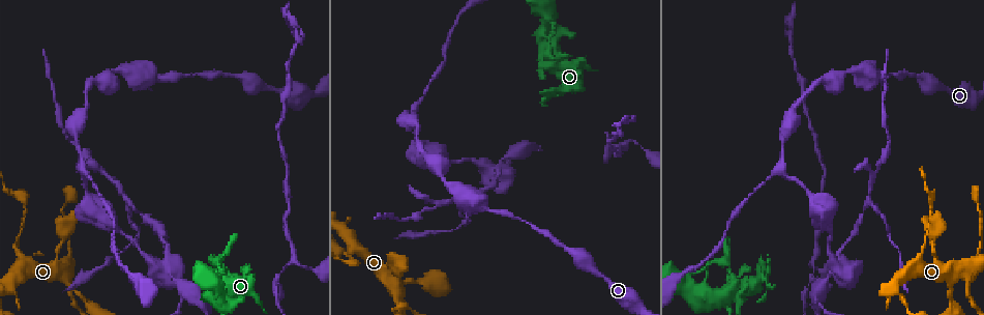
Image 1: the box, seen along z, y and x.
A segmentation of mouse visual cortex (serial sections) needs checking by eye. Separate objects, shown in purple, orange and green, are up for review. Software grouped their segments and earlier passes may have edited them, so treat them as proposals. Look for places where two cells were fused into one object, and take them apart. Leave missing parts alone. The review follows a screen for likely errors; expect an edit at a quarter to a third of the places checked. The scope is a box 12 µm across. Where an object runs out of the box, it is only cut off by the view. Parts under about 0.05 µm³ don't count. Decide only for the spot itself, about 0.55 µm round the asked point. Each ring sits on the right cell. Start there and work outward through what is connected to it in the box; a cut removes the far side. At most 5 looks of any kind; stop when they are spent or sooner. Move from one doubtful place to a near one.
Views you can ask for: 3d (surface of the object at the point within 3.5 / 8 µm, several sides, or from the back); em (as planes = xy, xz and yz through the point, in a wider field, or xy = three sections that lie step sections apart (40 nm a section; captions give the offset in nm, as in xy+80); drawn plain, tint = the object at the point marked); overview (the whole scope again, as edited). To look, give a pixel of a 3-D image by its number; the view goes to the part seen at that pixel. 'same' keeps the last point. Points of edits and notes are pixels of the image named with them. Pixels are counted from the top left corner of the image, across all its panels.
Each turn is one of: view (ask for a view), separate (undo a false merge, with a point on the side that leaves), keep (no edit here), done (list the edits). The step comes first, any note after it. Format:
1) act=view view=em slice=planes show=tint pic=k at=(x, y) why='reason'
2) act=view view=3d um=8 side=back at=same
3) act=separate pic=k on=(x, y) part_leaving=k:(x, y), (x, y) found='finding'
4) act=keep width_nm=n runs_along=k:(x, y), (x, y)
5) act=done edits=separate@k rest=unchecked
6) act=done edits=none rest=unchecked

act=view view=em slice=xy step=2 show=tint pic=1 at=(78, 158) why='narrows sharply'

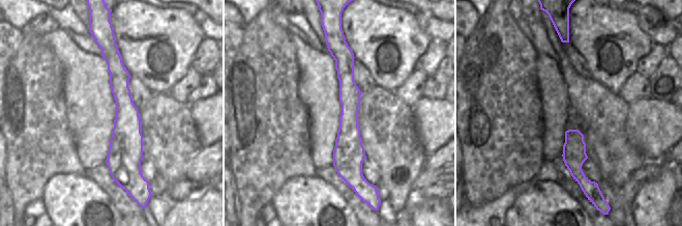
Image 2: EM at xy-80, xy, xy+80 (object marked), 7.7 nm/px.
act=view view=3d um=3.5 at=same

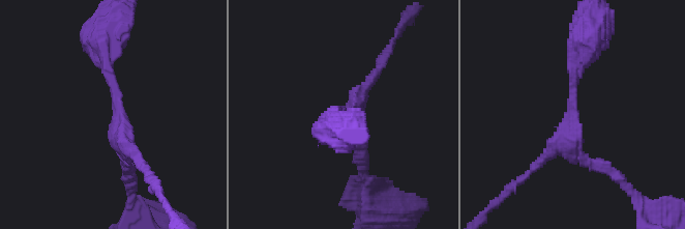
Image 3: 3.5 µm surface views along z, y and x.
act=keep width_nm=200 runs_along=2:(331, 43), (349, 91), (348, 179) found='one cell here'

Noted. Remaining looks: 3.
act=view view=3d um=8 side=back pic=1 at=(503, 172) why='a narrow waist'

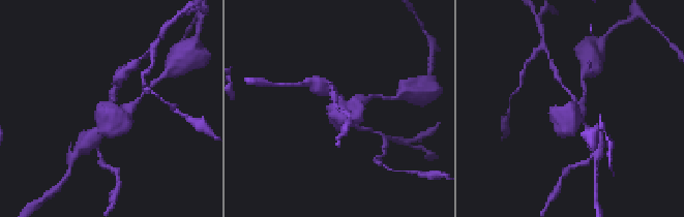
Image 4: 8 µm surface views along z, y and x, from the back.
act=view view=3d um=3.5 side=back pic=4 at=(572, 108)

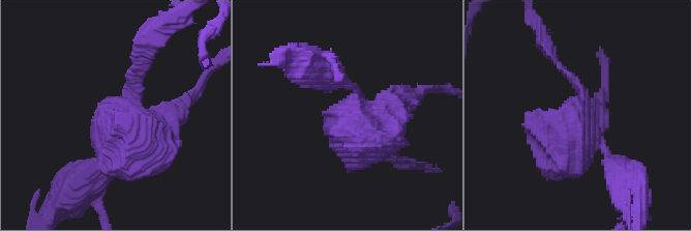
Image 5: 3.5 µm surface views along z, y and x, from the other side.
act=separate pic=5 on=(144, 68) part_leaving=5:(128, 111), (134, 57), (160, 28) found='two cells meet here'

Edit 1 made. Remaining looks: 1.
act=done edits=separate@5 rest=unchecked

